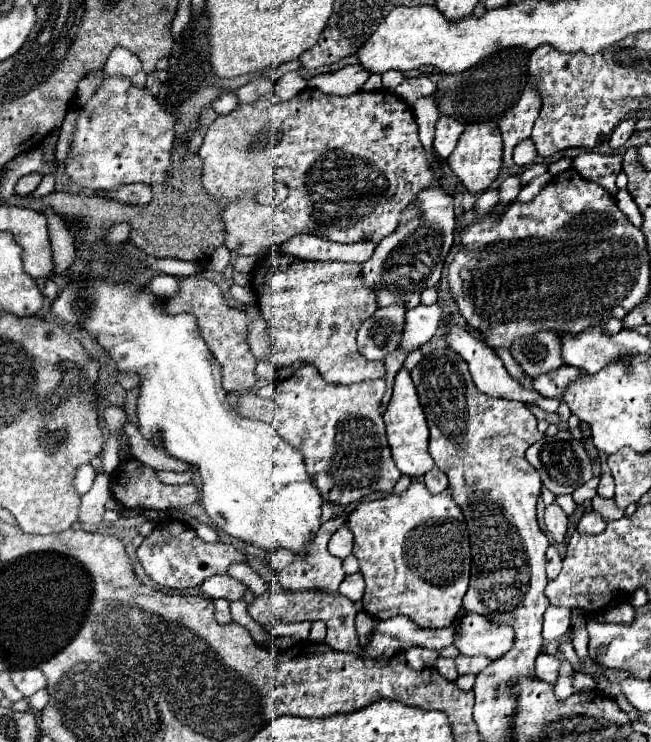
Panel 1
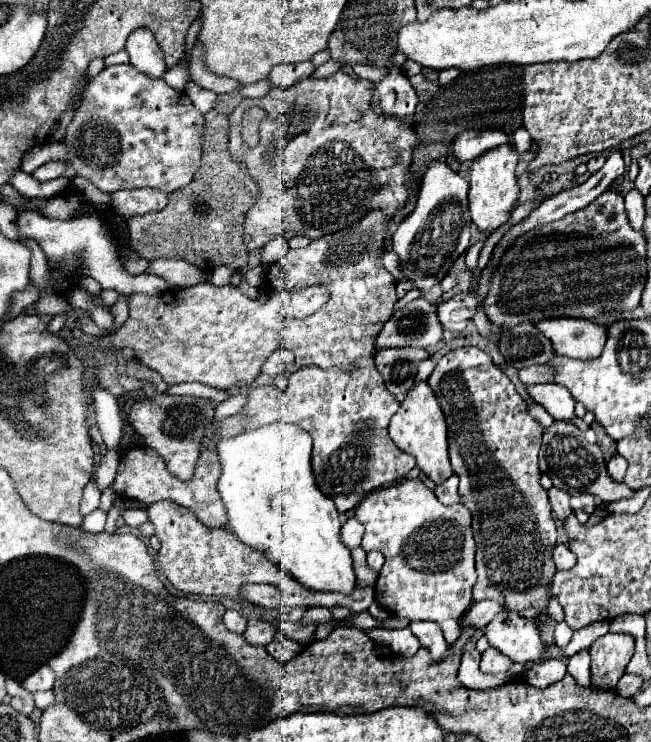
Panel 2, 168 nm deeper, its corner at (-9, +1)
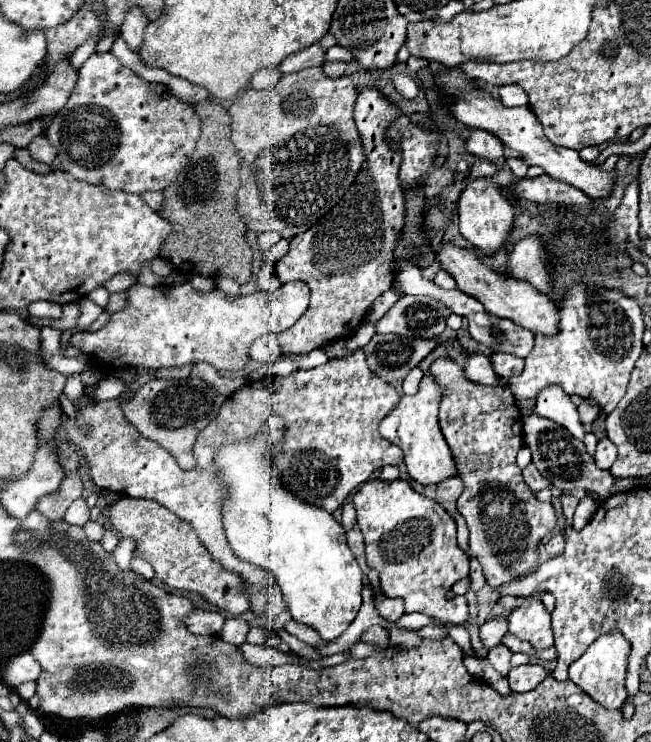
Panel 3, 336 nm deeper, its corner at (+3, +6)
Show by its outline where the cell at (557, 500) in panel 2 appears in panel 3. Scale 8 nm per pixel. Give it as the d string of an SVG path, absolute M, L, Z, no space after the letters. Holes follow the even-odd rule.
M528 466L528 468L524 468L524 482L530 486L530 490L532 492L540 492L540 490L546 490L546 488L550 488L552 484L536 470L536 466Z

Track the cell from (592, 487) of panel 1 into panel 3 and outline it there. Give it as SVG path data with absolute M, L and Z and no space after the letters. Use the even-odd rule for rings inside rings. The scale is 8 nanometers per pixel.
M562 492L562 494L558 496L558 500L562 502L562 510L564 510L566 518L572 520L572 514L574 514L574 510L576 510L576 506L578 506L580 500L578 500L576 496L572 496L572 494L566 494L566 492Z

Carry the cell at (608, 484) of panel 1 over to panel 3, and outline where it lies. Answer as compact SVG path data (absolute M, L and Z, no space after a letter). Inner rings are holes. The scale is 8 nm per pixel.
M602 438L602 440L598 442L598 448L596 448L594 458L596 458L596 464L598 464L602 470L608 470L608 468L614 464L614 460L616 460L616 446L614 446L608 438Z

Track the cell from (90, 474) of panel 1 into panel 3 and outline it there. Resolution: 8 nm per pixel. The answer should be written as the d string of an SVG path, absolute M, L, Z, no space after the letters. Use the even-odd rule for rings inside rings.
M78 498L70 504L70 508L66 510L66 516L64 520L68 524L76 524L76 526L84 526L88 520L90 520L90 508L86 506L86 500L84 498Z

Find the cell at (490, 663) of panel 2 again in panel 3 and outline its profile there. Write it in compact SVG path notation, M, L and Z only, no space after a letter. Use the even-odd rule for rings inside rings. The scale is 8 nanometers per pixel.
M500 644L500 646L496 646L496 648L492 648L492 650L488 650L488 662L500 672L500 674L508 674L508 670L510 670L510 656L512 656L512 652L504 646L504 644Z

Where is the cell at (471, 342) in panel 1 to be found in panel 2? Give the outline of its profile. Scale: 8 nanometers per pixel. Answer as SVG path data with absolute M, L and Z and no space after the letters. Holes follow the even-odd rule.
M542 383L526 387L528 397L540 403L556 421L572 421L576 417L574 413L574 397L570 391L558 383Z

